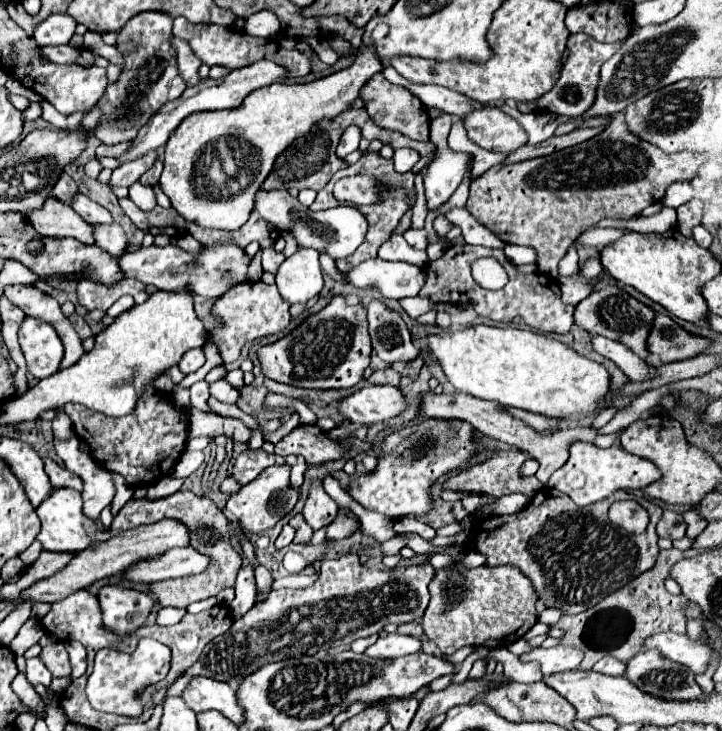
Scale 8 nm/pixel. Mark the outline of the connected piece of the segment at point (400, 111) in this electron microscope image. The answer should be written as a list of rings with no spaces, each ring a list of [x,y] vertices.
[[[376,74],[372,76],[360,90],[358,98],[364,102],[364,108],[368,112],[368,116],[380,126],[380,128],[386,128],[386,130],[394,130],[394,132],[400,132],[412,140],[420,140],[420,142],[426,142],[430,140],[430,116],[428,116],[428,110],[426,106],[414,96],[410,94],[406,88],[402,86],[396,86],[392,82],[388,82],[382,74]]]

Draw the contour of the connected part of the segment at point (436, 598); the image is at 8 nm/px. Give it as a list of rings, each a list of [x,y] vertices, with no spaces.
[[[408,536],[408,548],[416,554],[434,556],[448,554],[452,556],[452,564],[442,570],[434,570],[434,578],[430,582],[430,604],[424,612],[424,634],[440,648],[442,654],[454,654],[464,646],[486,646],[498,648],[516,642],[536,624],[536,590],[518,568],[514,566],[480,566],[480,568],[462,568],[460,560],[466,554],[464,546],[448,546],[438,548],[432,542],[416,536]]]

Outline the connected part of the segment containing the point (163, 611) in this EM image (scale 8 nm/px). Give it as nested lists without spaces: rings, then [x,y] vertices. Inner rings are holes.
[[[160,608],[156,614],[156,624],[158,626],[174,626],[182,620],[184,614],[186,614],[186,610],[182,610],[182,608]]]

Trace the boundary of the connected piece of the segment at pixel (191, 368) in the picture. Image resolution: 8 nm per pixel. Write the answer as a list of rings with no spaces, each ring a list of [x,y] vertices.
[[[194,348],[182,356],[178,368],[182,370],[182,374],[190,374],[190,372],[196,372],[200,366],[204,366],[204,362],[206,362],[206,358],[204,358],[202,348]]]

